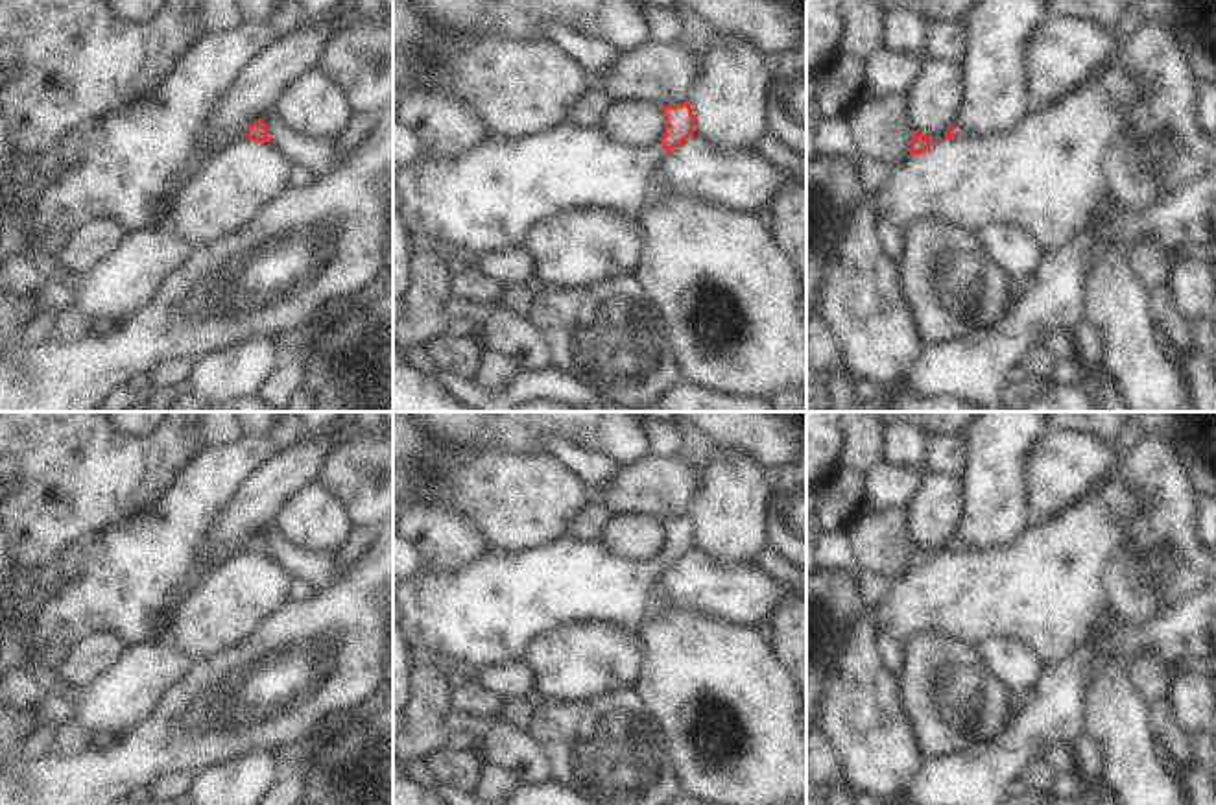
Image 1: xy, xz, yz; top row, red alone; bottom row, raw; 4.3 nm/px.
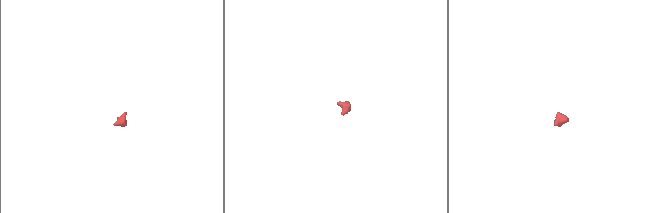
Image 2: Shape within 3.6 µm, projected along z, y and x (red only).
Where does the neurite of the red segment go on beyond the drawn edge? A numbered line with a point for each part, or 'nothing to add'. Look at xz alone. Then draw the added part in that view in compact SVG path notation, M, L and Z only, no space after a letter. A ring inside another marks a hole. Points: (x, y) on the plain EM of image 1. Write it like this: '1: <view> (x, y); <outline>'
1: xz (486, 613); M565 535L526 552L489 552L450 572L421 567L411 578L395 583L393 593L400 609L400 628L411 650L441 652L483 668L526 659L528 646L537 635L576 622L613 622L635 630L648 615L650 589L664 569L661 556L642 561L620 559L598 541Z

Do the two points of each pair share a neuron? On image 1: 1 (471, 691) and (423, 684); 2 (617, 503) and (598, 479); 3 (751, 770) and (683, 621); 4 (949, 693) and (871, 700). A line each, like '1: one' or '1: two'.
1: two
2: two
3: one
4: two

